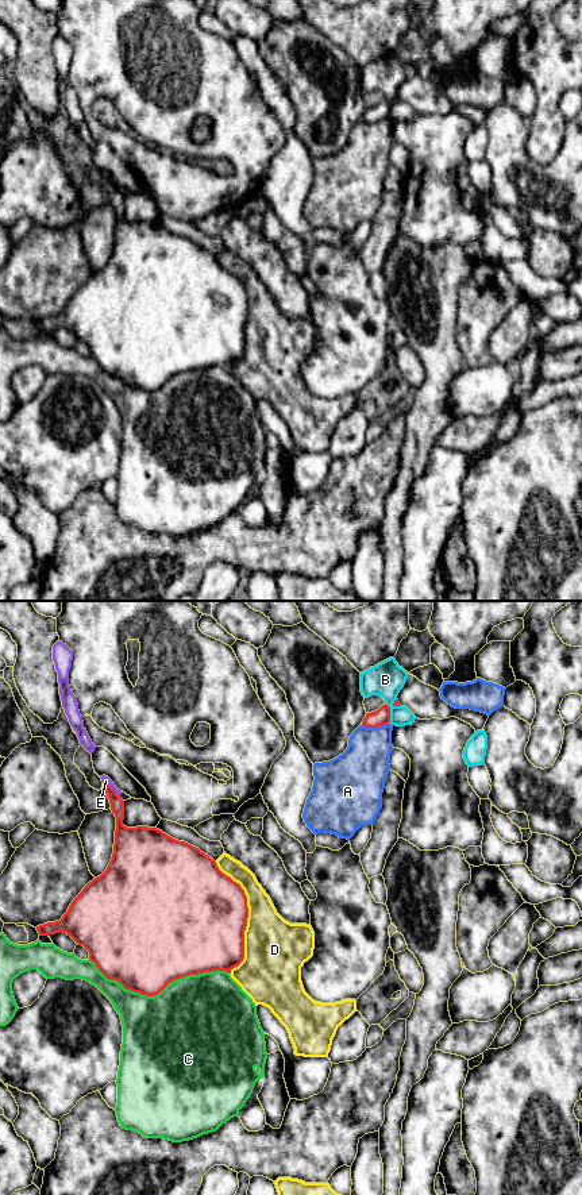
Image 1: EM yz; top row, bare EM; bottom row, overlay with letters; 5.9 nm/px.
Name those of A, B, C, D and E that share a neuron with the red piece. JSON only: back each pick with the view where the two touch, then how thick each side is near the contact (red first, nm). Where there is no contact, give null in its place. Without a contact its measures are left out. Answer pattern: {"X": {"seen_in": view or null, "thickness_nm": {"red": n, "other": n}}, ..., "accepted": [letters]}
{"accepted": []}

